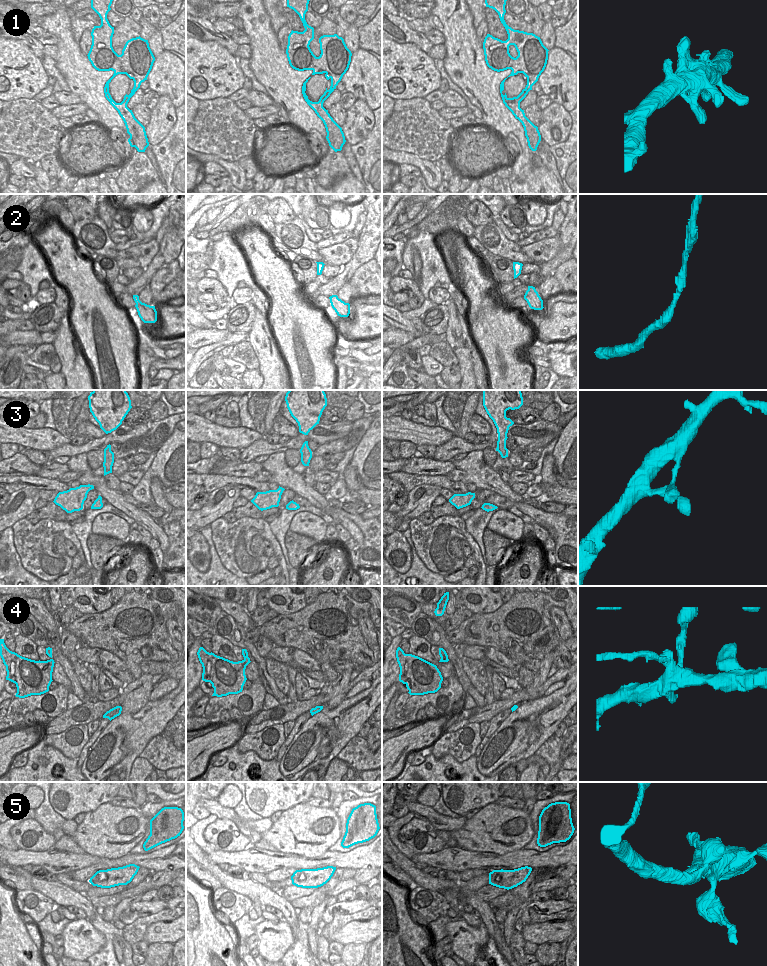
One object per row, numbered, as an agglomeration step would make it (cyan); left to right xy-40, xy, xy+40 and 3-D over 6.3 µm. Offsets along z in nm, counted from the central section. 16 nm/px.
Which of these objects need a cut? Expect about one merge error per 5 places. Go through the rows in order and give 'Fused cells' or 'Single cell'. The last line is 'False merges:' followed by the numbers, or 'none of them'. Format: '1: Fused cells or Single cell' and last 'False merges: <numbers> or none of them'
1: Single cell
2: Single cell
3: Single cell
4: Single cell
5: Single cell
False merges: none of them.

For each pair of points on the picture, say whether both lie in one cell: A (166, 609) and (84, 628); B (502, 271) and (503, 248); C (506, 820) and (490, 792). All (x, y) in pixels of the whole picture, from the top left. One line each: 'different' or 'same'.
A: same
B: different
C: different

